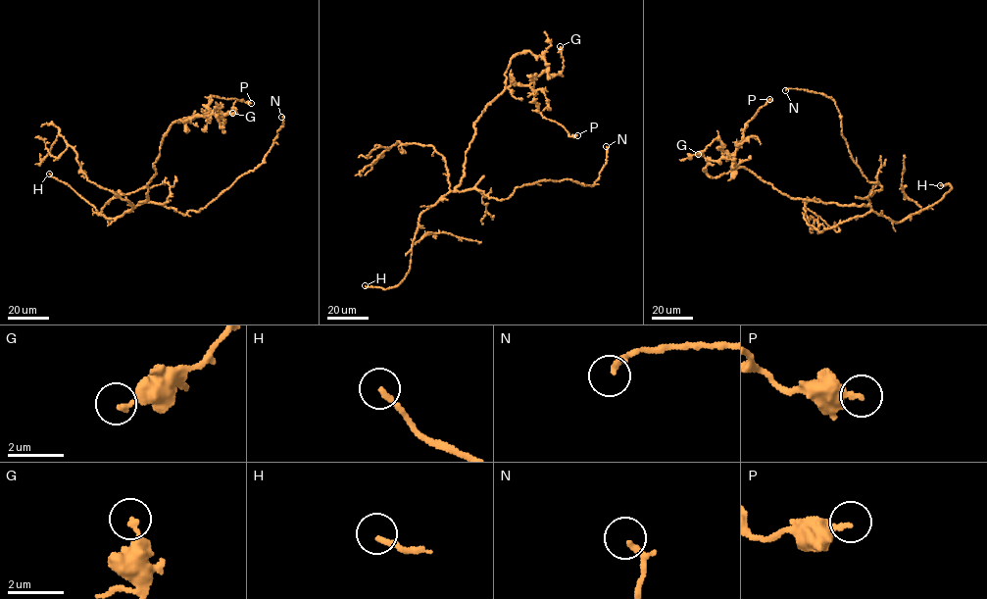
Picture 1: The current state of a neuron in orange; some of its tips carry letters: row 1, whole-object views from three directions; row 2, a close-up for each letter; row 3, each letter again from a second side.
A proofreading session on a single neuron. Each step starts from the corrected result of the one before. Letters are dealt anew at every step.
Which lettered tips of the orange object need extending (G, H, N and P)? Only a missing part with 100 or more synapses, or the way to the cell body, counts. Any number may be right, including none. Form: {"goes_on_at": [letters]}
{"goes_on_at": ["H"]}

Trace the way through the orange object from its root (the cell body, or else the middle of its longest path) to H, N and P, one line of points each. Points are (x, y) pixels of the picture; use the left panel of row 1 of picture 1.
H: (147, 199), (121, 216), (107, 219), (69, 185), (49, 174)
N: (147, 199), (140, 203), (163, 204), (185, 215), (205, 208), (262, 163), (282, 125), (281, 117)
P: (147, 199), (147, 183), (156, 173), (153, 164), (172, 124), (209, 113), (211, 95), (251, 103)

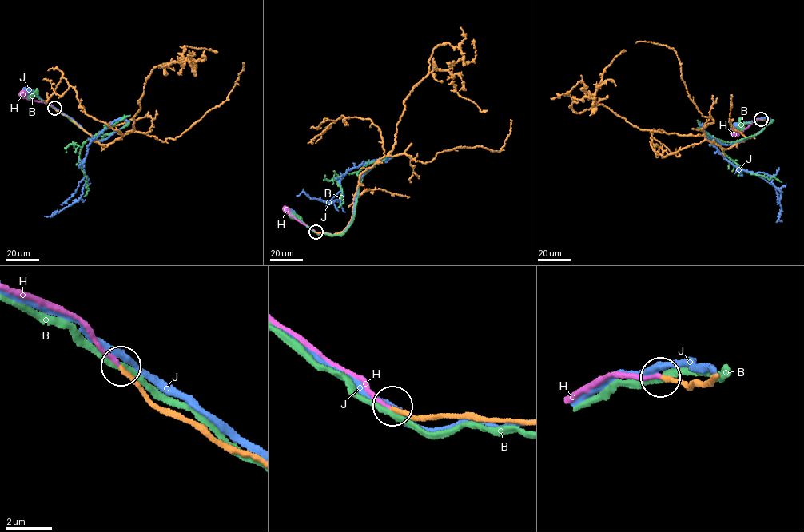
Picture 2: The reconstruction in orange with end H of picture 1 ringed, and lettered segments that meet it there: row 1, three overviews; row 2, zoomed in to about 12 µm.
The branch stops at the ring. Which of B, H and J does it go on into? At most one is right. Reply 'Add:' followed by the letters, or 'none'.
Add: H

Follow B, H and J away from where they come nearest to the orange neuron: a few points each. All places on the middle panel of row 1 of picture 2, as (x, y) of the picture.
B: (316, 232), (294, 217)
H: (316, 232), (290, 214), (287, 208)
J: (316, 232), (292, 212)

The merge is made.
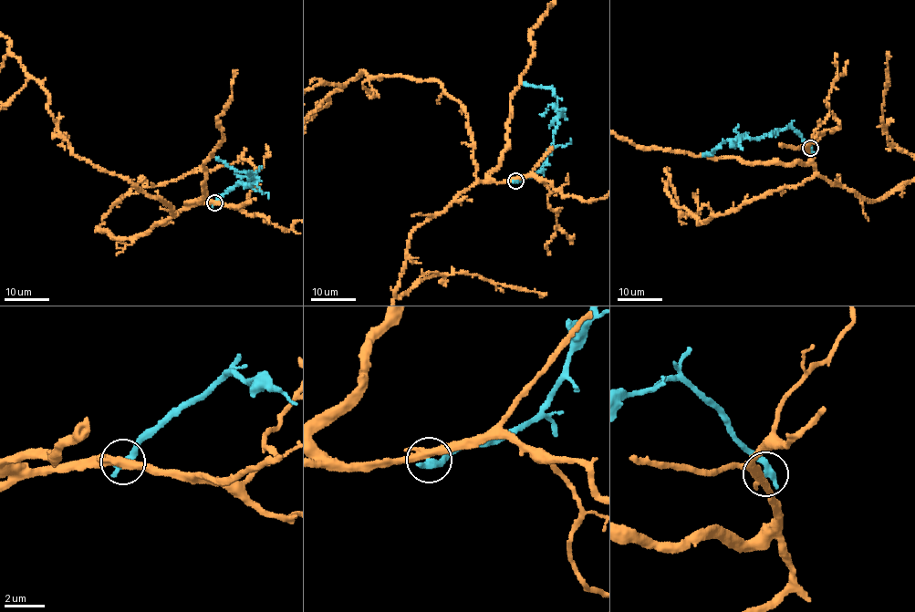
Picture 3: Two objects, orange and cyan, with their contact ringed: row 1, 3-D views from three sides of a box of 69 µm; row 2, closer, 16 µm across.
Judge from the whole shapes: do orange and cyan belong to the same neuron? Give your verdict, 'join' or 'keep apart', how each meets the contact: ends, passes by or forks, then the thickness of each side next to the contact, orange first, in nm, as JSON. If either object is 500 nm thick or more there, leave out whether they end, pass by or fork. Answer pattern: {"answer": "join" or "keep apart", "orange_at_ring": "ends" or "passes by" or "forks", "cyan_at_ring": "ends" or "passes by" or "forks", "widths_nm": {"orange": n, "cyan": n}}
{"answer": "keep apart", "orange_at_ring": "forks", "cyan_at_ring": "ends", "widths_nm": {"orange": 320, "cyan": 440}}

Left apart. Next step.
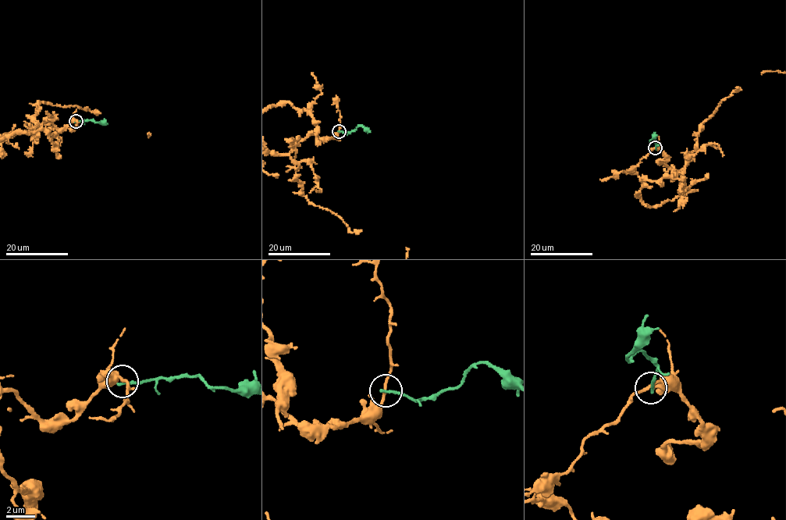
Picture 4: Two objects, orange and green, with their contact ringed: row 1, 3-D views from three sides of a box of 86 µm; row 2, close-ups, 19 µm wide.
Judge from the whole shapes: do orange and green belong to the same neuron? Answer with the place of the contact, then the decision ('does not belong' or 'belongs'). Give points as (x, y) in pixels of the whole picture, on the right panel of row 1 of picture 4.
(655, 147) | does not belong

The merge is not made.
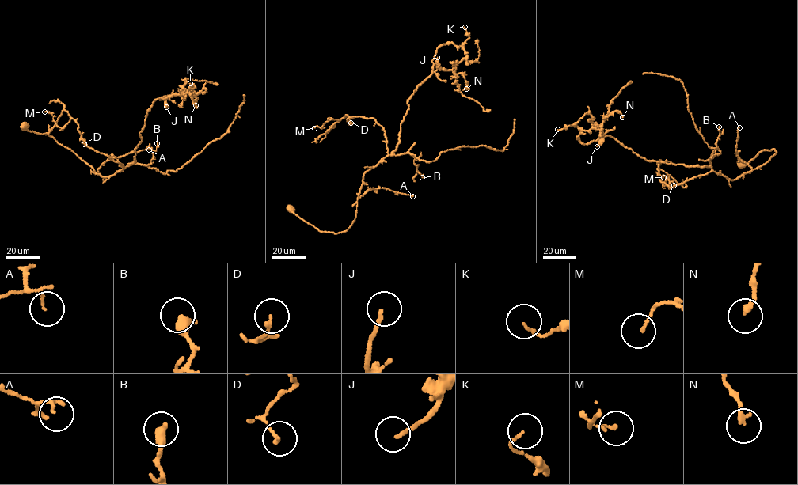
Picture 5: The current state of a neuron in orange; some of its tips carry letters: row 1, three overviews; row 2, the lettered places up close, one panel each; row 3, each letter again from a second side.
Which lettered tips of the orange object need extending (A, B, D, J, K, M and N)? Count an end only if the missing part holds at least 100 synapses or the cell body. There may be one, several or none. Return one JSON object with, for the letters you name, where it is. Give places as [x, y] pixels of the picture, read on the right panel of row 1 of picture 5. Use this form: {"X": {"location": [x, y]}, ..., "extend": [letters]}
{"extend": []}

